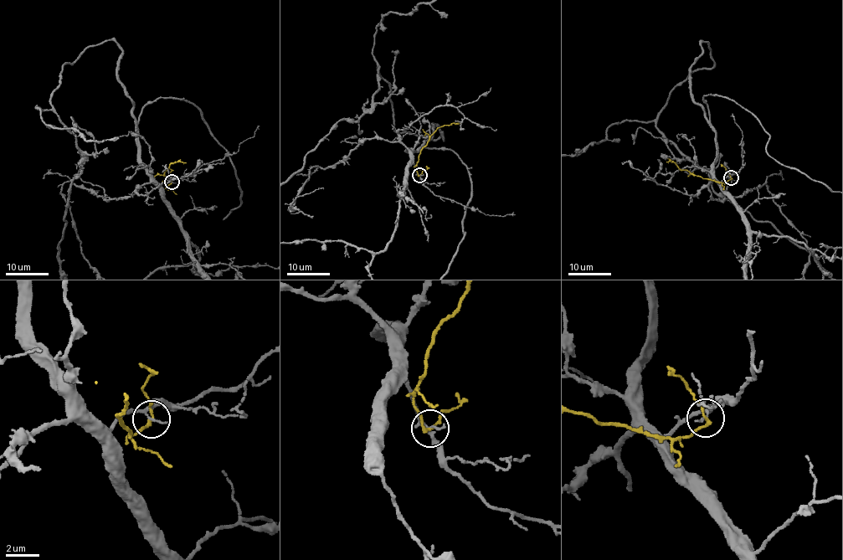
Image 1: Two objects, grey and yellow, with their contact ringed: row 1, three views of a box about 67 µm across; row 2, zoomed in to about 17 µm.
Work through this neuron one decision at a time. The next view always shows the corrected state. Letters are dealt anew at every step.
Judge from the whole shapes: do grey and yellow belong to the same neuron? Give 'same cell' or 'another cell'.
another cell

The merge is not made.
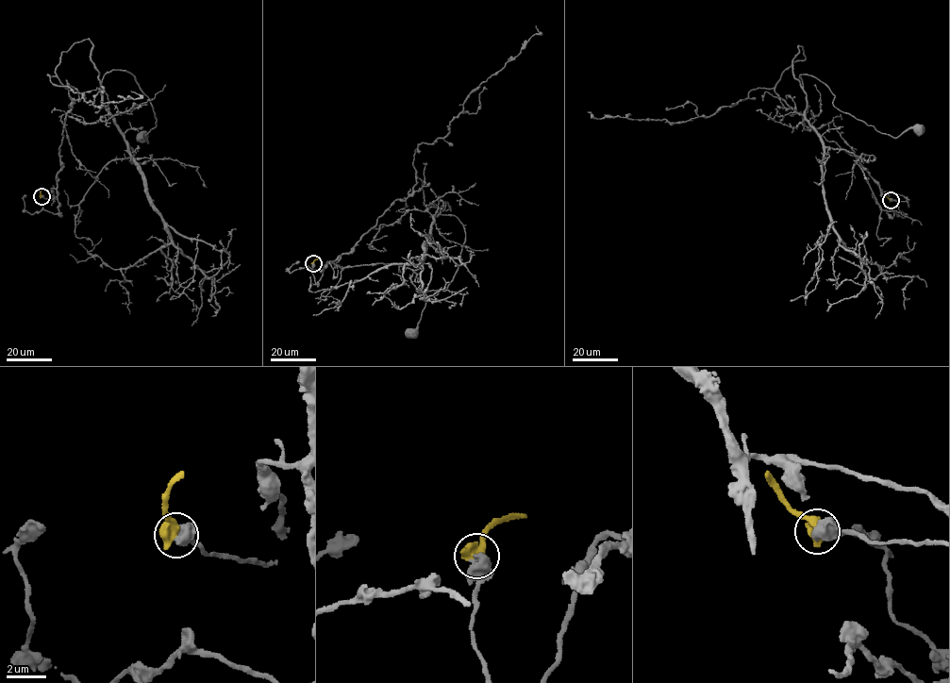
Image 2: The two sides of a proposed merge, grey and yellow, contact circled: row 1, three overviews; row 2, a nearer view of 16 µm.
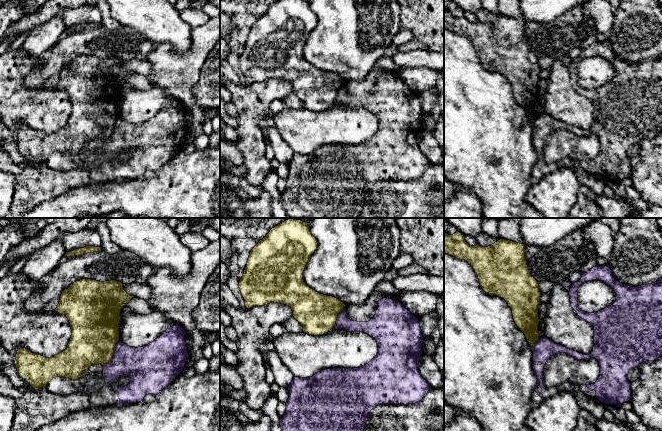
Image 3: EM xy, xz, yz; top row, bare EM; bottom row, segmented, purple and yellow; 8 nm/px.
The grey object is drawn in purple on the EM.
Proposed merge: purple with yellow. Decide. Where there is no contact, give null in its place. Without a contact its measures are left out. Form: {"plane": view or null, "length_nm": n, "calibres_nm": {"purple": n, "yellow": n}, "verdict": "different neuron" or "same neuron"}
{"plane": "xy", "length_nm": 260, "calibres_nm": {"purple": 280, "yellow": 380}, "verdict": "different neuron"}

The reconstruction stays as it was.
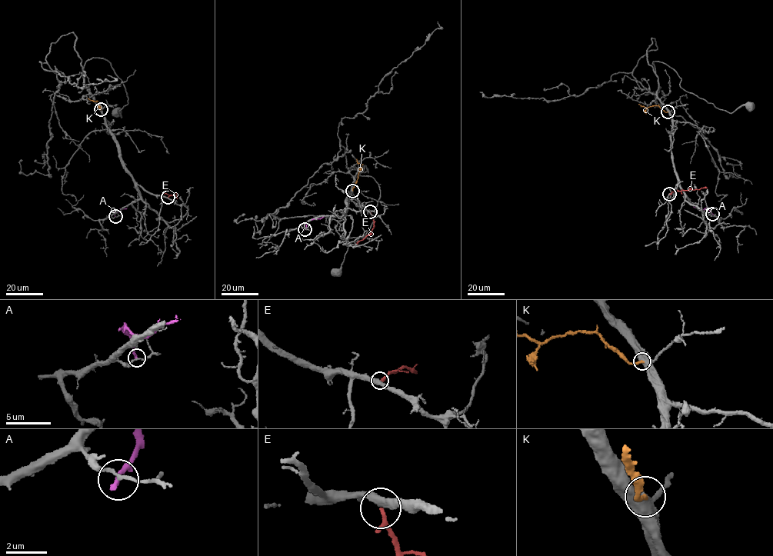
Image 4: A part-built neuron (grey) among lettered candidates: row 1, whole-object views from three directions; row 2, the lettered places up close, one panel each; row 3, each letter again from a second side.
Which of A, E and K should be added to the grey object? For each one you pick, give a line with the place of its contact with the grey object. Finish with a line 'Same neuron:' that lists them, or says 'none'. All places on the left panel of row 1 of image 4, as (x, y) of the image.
E: (168, 197)
Same neuron: E

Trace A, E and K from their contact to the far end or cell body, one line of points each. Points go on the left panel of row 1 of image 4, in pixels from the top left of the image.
A: (115, 216), (113, 210), (117, 212), (127, 208)
E: (168, 197), (176, 194), (162, 194)
K: (101, 109), (98, 102), (88, 98)

